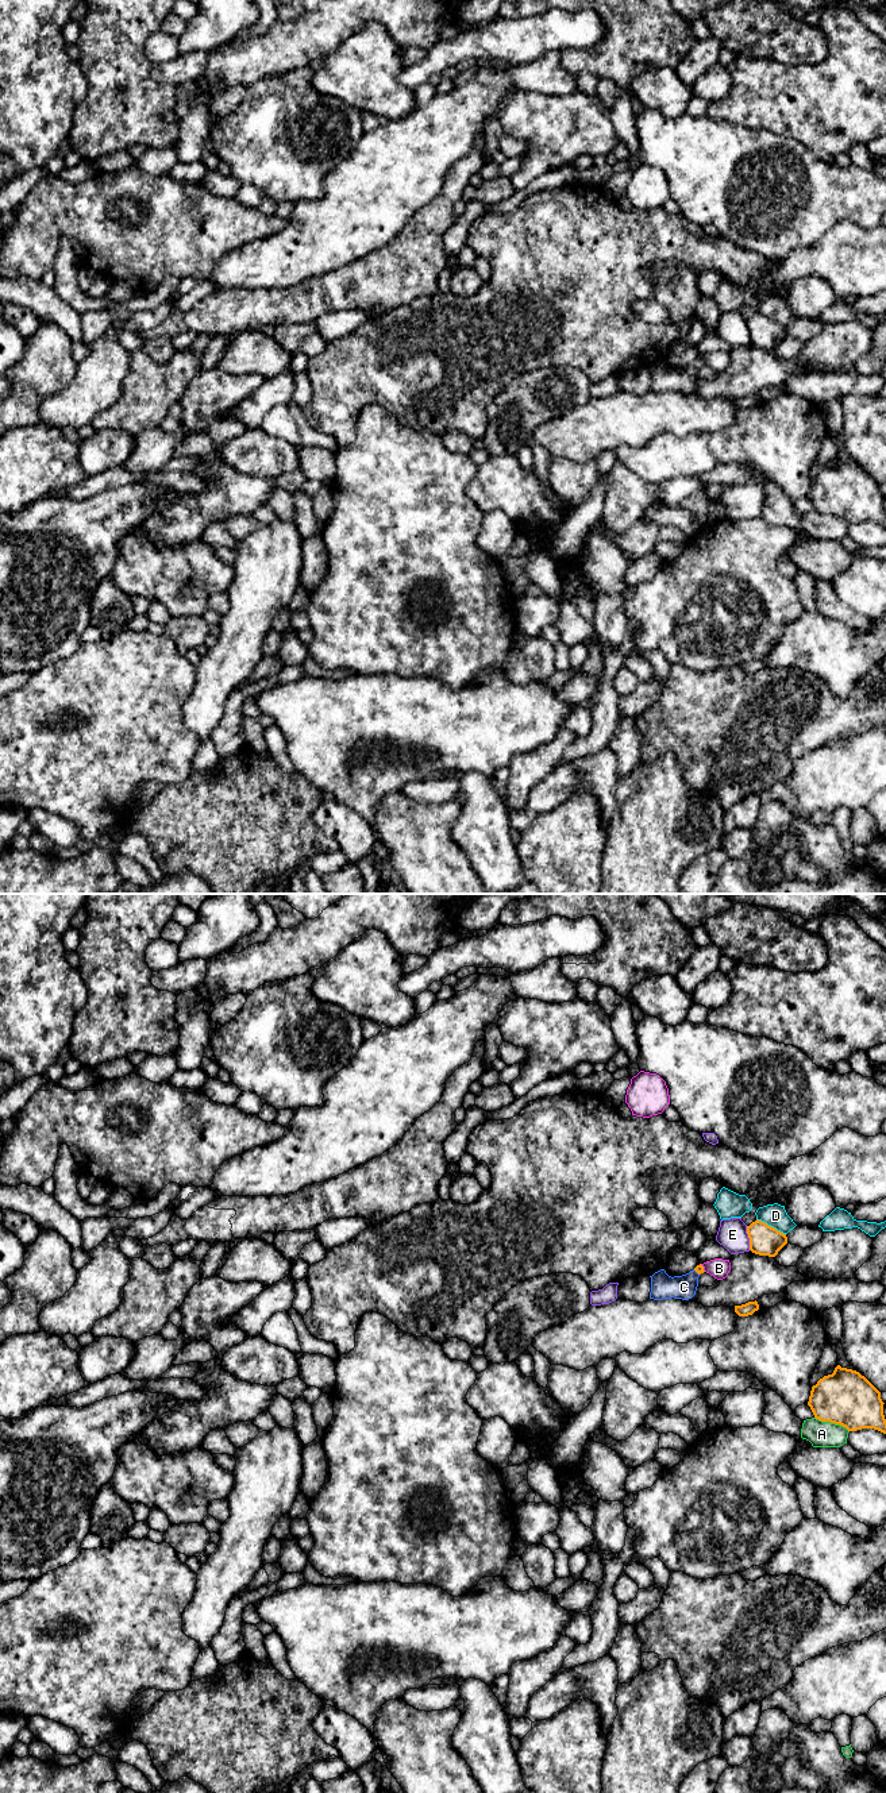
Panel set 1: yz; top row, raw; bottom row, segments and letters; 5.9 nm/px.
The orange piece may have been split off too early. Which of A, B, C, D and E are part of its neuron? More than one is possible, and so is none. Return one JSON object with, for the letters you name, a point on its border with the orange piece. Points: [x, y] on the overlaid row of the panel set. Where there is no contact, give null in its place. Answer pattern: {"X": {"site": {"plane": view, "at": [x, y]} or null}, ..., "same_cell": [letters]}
{"C": {"site": {"plane": "yz", "at": [696, 1271]}}, "same_cell": ["C"]}

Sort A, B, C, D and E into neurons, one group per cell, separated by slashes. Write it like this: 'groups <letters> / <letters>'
groups A / B / C / D / E

